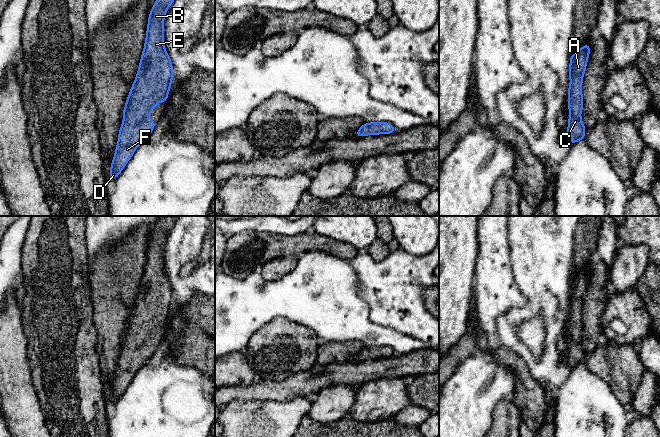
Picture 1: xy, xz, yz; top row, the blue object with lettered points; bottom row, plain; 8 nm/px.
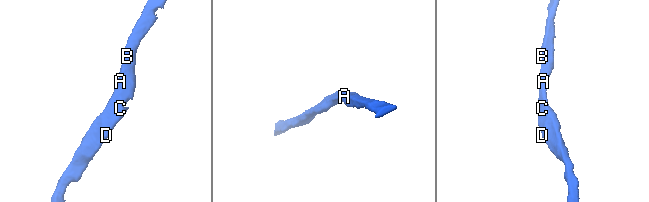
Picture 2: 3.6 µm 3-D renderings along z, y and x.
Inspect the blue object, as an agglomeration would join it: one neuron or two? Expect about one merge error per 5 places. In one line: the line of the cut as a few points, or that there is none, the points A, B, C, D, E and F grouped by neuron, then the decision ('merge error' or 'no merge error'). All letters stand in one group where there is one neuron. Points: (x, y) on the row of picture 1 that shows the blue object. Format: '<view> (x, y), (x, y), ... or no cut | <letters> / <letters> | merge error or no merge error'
no cut | A B C D E F | no merge error

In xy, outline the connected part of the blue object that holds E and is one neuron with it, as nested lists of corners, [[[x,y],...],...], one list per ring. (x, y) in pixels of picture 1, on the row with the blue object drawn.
[[[156,0],[150,10],[145,44],[140,59],[135,81],[131,86],[123,111],[123,121],[118,134],[118,142],[114,158],[110,167],[108,178],[115,180],[124,169],[139,145],[148,139],[155,128],[155,121],[149,118],[149,114],[160,102],[166,103],[173,80],[173,66],[164,47],[164,19],[166,11],[174,0]]]

